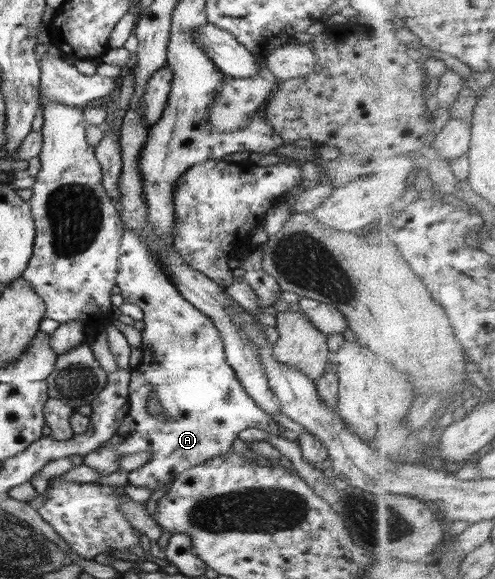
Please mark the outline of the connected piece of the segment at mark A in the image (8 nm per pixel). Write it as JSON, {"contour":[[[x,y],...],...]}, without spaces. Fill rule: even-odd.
{"contour":[[[125,233],[121,241],[120,251],[123,251],[119,259],[119,270],[116,278],[116,285],[121,289],[120,294],[124,301],[137,305],[143,311],[142,343],[139,349],[143,352],[140,362],[131,373],[128,393],[128,411],[123,423],[119,425],[117,433],[111,439],[105,441],[95,452],[84,456],[84,464],[99,471],[102,475],[110,475],[117,471],[117,460],[121,454],[137,453],[147,451],[151,458],[140,468],[129,472],[127,484],[137,487],[147,487],[152,492],[169,486],[169,490],[175,478],[187,471],[190,467],[195,467],[209,459],[221,457],[225,453],[232,451],[233,441],[239,437],[241,431],[257,427],[265,431],[267,435],[282,435],[286,432],[278,425],[278,422],[267,415],[245,391],[241,381],[237,379],[234,369],[227,363],[224,353],[224,344],[221,340],[219,330],[215,324],[191,305],[176,290],[171,283],[164,265],[157,260],[157,256],[148,249],[150,245],[131,233]],[[155,397],[159,405],[163,407],[165,415],[169,417],[167,421],[161,421],[157,416],[149,414],[147,403]]]}

